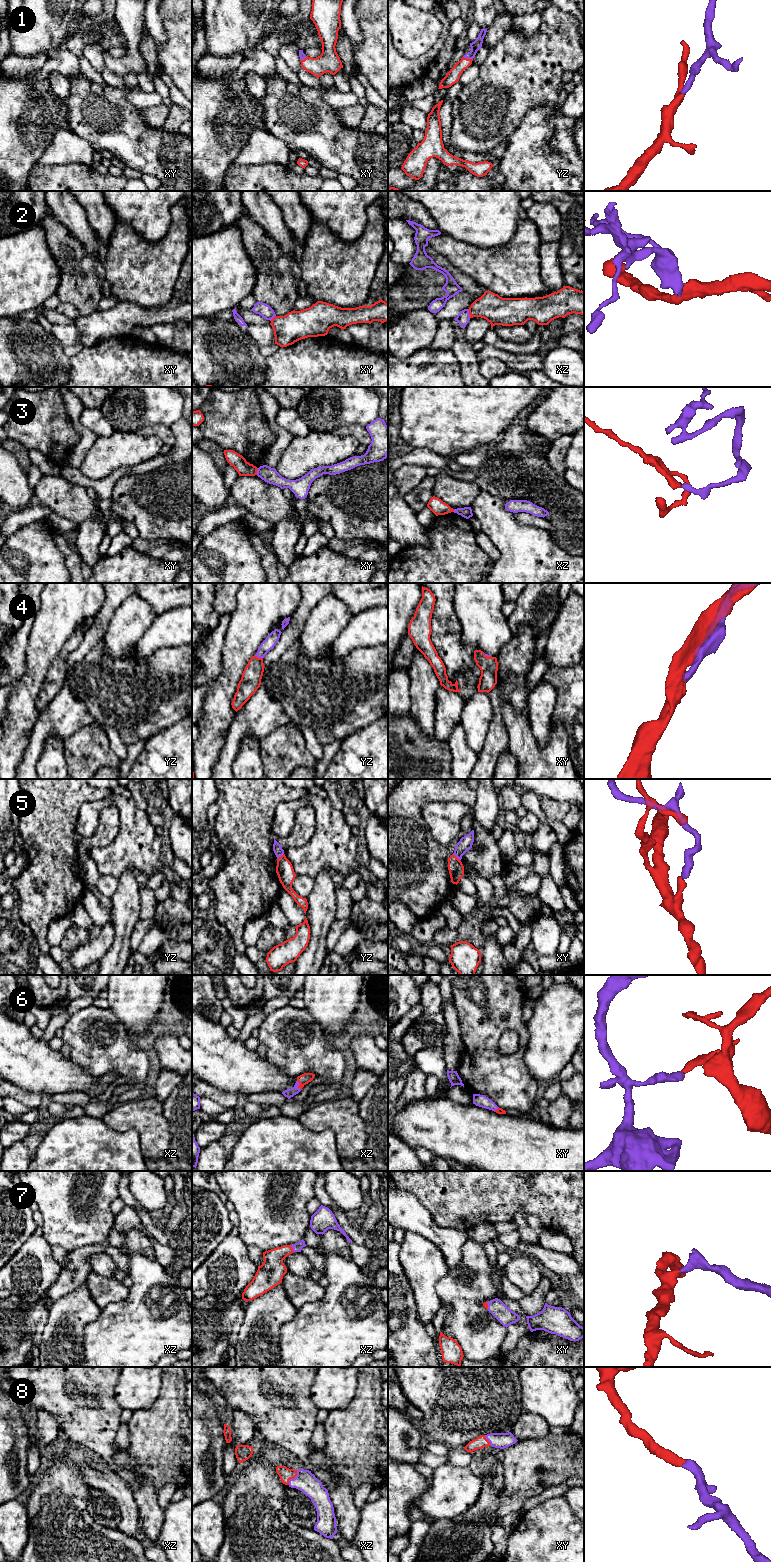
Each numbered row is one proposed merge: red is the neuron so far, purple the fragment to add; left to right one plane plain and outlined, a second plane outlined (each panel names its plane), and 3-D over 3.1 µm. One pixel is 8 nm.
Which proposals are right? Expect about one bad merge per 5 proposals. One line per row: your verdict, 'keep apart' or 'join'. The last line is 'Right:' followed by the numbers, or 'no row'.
1: join
2: keep apart
3: keep apart
4: join
5: keep apart
6: keep apart
7: join
8: join
Right: 1, 4, 7, 8

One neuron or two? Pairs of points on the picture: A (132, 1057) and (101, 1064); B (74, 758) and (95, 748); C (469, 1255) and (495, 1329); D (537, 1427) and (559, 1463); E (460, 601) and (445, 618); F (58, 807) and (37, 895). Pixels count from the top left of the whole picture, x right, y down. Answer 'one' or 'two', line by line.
A: one
B: one
C: one
D: two
E: two
F: one

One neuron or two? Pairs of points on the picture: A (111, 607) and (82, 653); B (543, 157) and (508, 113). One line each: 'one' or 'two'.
A: one
B: two

